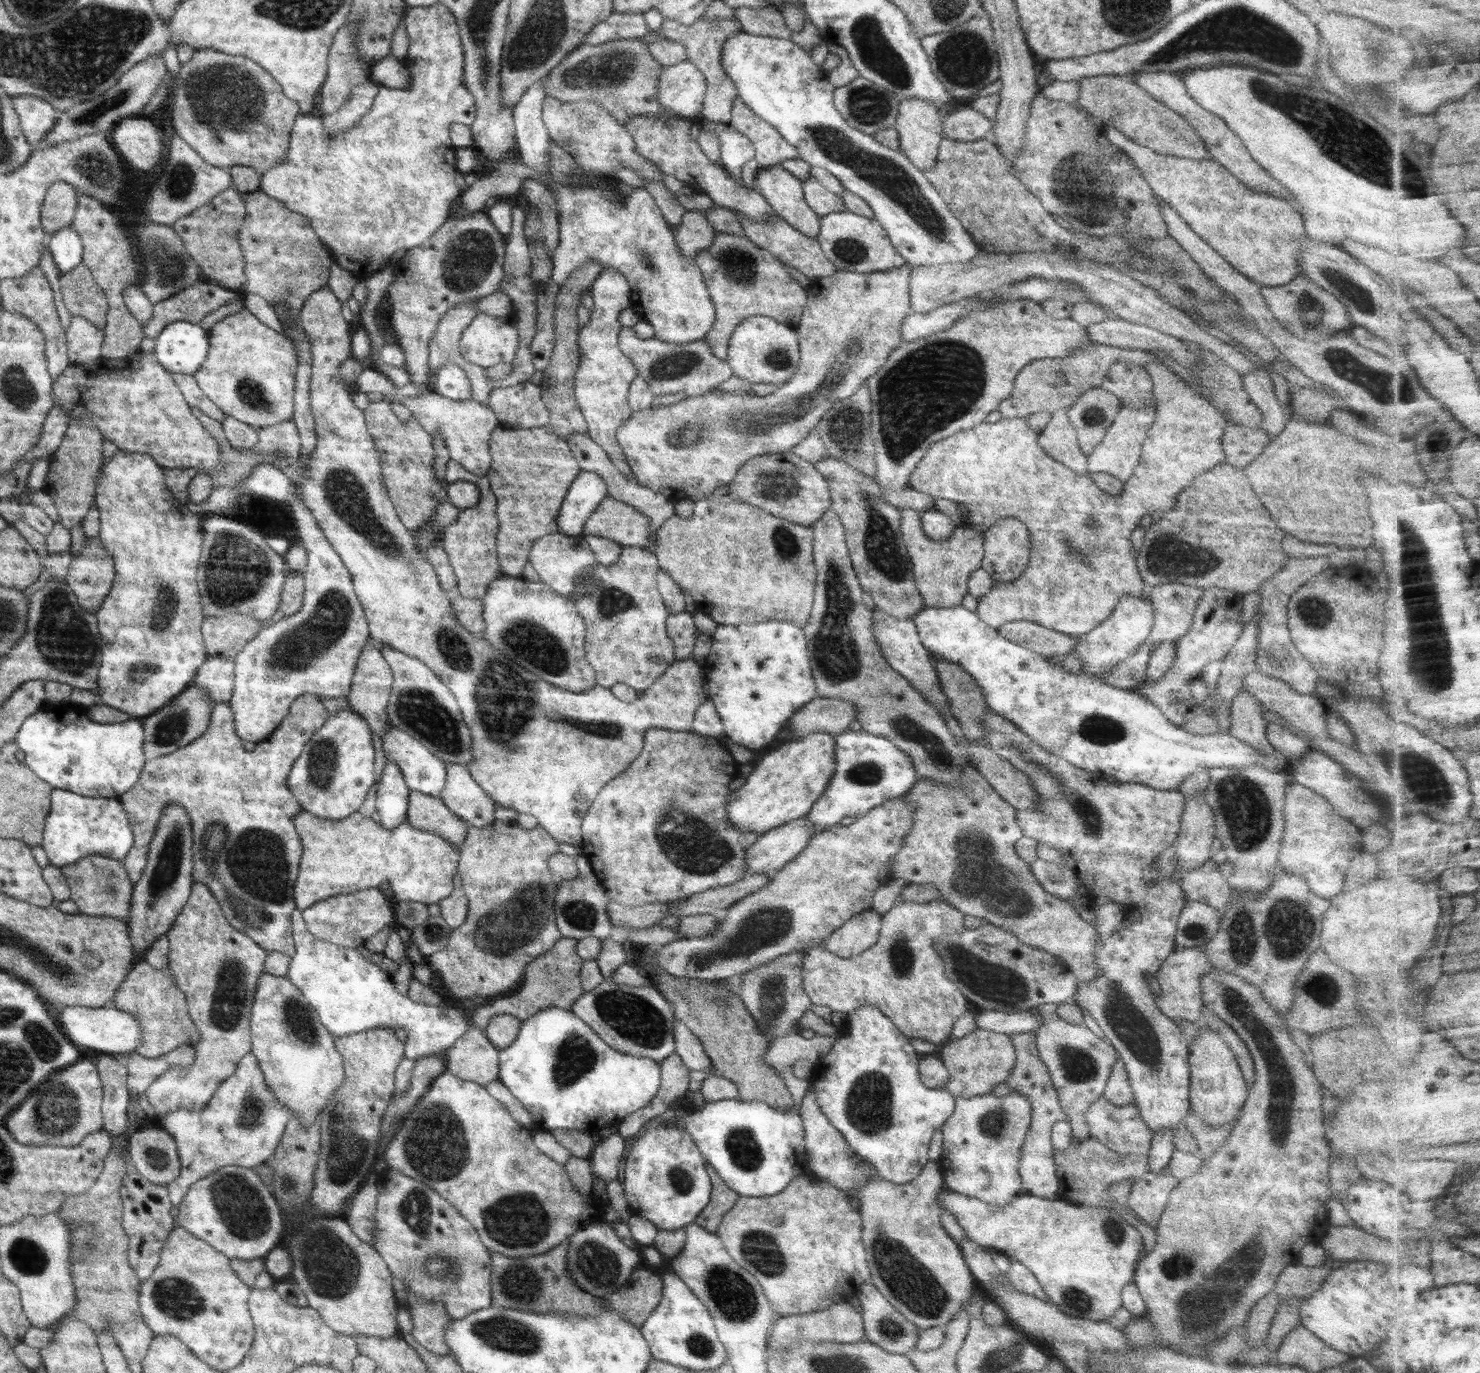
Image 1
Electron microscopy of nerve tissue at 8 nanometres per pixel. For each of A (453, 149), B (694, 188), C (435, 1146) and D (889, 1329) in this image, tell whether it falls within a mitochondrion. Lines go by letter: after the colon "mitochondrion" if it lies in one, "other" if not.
A: other
B: other
C: mitochondrion
D: mitochondrion

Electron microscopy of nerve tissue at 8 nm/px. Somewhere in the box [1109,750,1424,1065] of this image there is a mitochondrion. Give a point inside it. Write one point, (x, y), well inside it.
(1282, 934)

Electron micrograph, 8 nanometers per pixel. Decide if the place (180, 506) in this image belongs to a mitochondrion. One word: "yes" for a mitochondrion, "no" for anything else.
no

